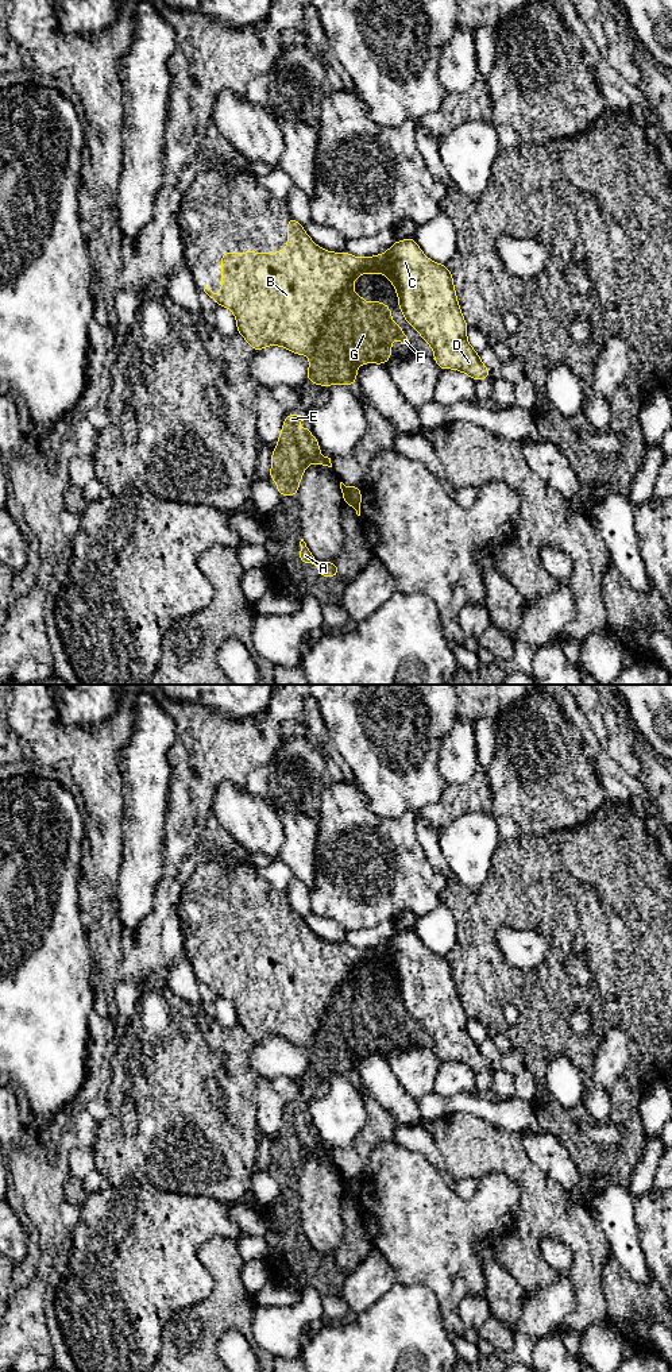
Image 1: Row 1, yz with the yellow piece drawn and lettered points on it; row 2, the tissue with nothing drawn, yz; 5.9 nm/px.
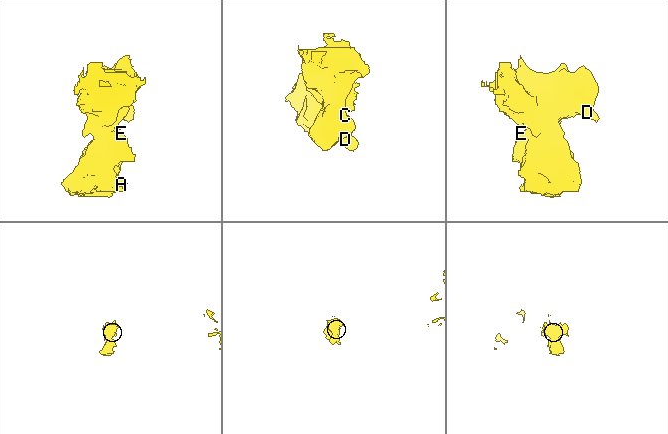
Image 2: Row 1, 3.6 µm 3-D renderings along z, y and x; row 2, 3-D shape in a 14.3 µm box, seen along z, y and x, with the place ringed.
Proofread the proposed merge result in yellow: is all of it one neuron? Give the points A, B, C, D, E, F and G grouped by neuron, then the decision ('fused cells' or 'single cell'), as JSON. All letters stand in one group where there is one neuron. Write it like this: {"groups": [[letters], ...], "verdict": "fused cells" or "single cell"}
{"groups": [["A", "B", "C", "D", "E", "F", "G"]], "verdict": "single cell"}

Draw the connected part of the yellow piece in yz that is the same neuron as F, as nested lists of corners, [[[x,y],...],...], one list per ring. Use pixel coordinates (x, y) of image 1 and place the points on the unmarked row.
[[[289,907],[286,940],[279,944],[223,944],[221,986],[216,987],[209,978],[204,983],[217,997],[233,1003],[237,1024],[255,1043],[274,1036],[293,1045],[309,1047],[309,1074],[351,1078],[356,1075],[359,1056],[385,1056],[391,1051],[393,1029],[401,1036],[410,1036],[401,1017],[391,1013],[391,999],[382,993],[366,997],[364,988],[354,984],[354,972],[362,964],[381,964],[389,970],[403,1009],[433,1040],[435,1053],[441,1061],[455,1060],[475,1072],[491,1070],[467,1032],[468,1017],[449,960],[426,949],[414,929],[394,933],[383,945],[359,949],[318,939],[304,918]]]

